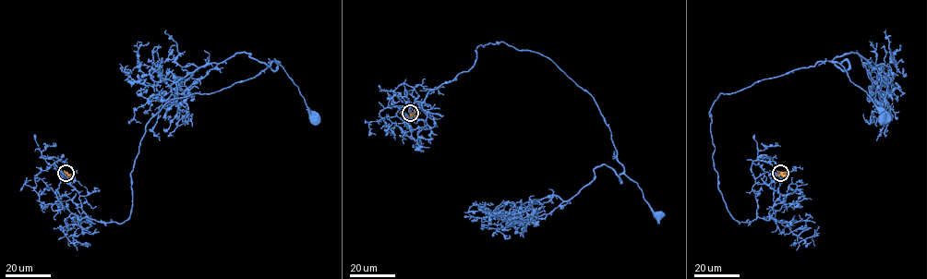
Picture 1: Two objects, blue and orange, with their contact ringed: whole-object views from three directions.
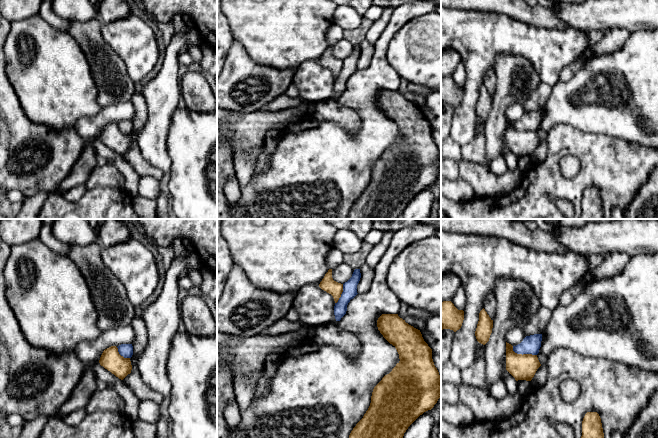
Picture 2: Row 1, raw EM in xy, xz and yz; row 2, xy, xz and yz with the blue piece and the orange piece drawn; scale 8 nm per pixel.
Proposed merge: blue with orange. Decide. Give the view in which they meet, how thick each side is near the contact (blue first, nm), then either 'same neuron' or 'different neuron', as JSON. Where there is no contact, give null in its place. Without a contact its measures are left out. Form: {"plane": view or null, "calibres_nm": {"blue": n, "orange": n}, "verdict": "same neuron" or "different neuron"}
{"plane": "yz", "calibres_nm": {"blue": 150, "orange": 200}, "verdict": "different neuron"}

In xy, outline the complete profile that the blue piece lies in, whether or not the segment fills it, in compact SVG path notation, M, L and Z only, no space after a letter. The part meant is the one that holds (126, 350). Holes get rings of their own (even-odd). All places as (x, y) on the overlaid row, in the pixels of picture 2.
M121 344L118 347L118 352L124 358L131 358L133 355L133 346L132 344Z

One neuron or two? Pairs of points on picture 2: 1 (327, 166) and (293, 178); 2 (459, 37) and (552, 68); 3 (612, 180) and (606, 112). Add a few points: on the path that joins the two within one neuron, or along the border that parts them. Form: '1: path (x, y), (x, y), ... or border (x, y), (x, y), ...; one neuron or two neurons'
1: path (319, 173), (313, 178), (301, 178); one neuron
2: path (482, 37), (520, 38), (529, 45); one neuron
3: border (585, 131), (607, 134), (631, 141); two neurons

